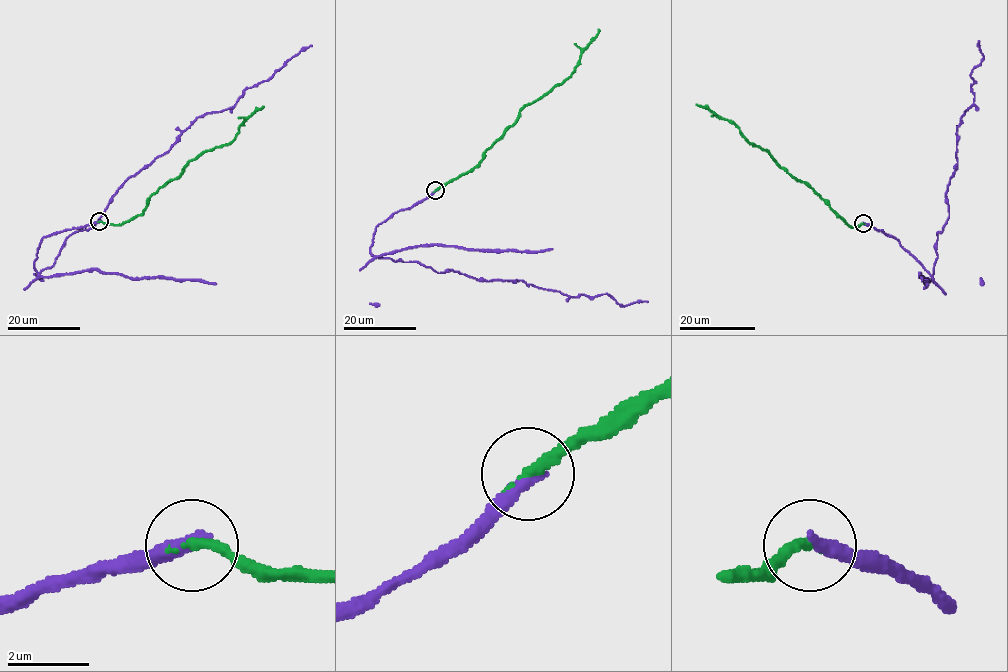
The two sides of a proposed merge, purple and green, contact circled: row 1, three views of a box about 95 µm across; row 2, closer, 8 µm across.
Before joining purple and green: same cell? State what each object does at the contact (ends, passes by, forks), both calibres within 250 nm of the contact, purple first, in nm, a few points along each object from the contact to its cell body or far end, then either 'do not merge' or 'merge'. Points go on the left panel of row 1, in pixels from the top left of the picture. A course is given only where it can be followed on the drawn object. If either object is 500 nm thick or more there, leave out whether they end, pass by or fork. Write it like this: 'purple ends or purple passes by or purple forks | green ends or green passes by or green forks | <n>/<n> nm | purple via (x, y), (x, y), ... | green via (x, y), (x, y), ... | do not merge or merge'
purple ends | green ends | 360/280 nm | purple via (100, 222), (44, 236), (34, 269), (50, 268), (65, 240), (88, 230), (198, 117), (233, 107), (312, 45) | green via (100, 222), (122, 224), (141, 214), (147, 200), (175, 179), (190, 161), (227, 145), (245, 120), (263, 106) | merge

